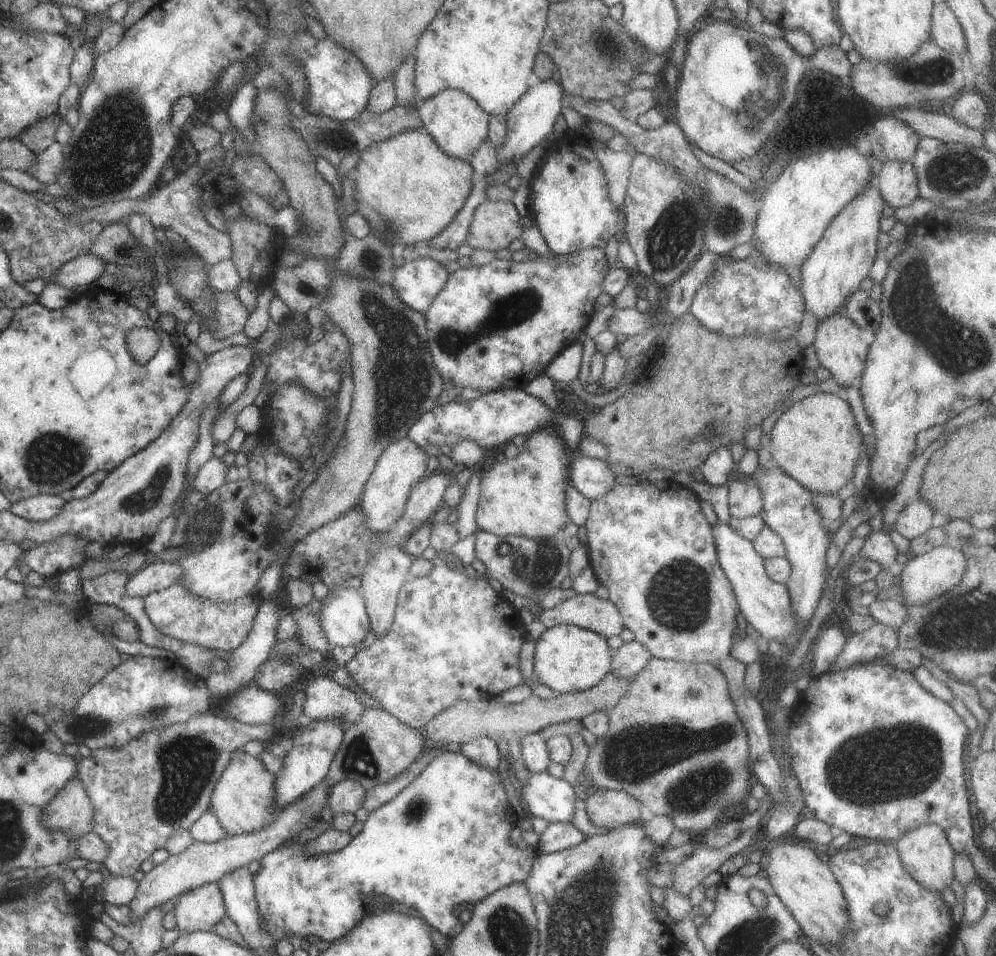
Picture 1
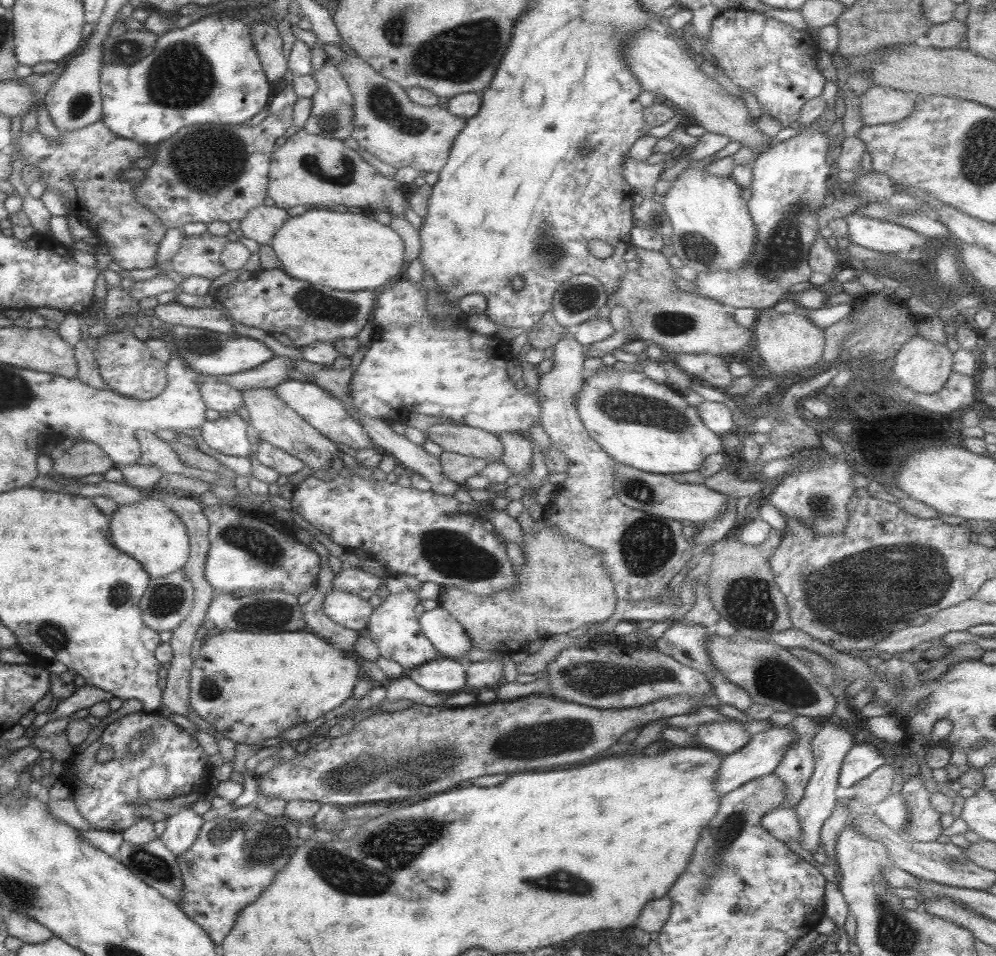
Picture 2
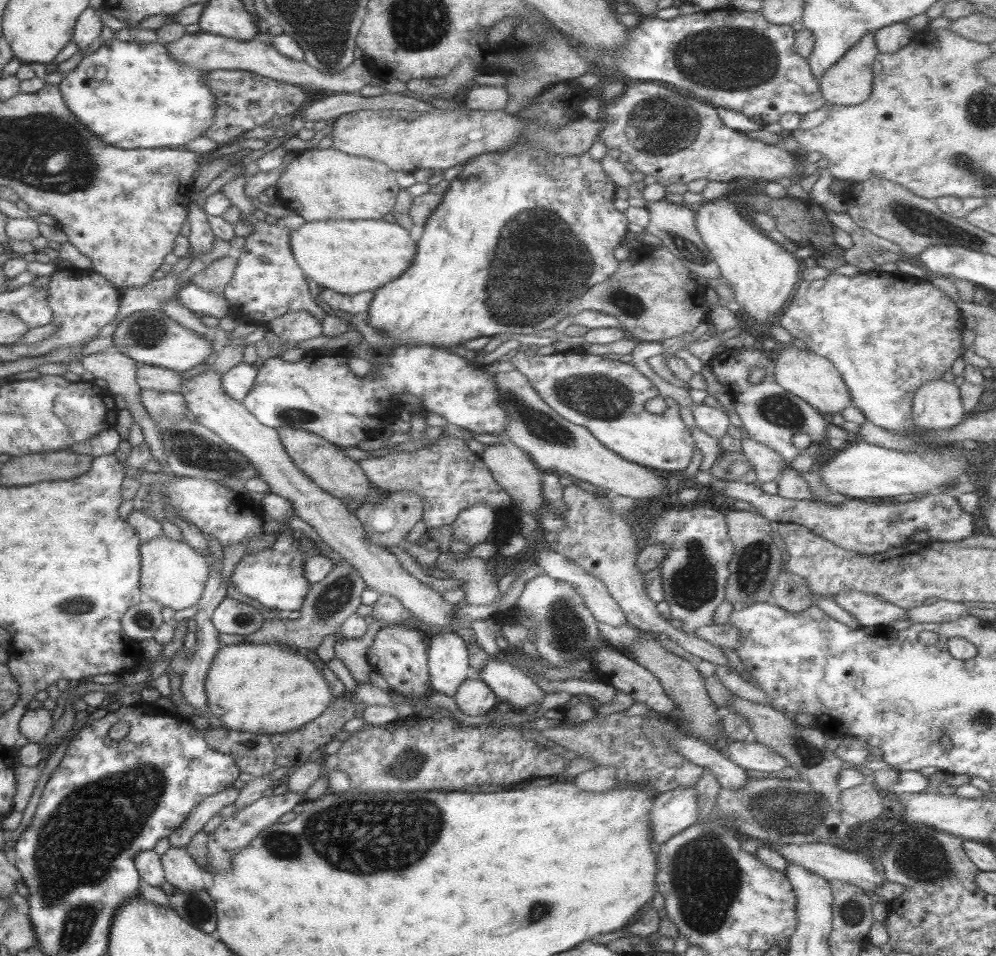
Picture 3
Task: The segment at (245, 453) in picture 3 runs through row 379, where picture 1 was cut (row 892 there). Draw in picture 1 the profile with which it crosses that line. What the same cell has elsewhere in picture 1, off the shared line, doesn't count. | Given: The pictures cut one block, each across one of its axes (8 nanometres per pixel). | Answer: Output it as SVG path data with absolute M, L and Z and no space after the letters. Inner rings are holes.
M214 882L190 890L190 892L185 892L184 895L182 894L178 898L172 914L174 915L169 919L171 919L171 922L176 922L175 929L180 934L183 934L194 931L212 931L214 926L227 915L227 910L222 891L219 889L217 883Z

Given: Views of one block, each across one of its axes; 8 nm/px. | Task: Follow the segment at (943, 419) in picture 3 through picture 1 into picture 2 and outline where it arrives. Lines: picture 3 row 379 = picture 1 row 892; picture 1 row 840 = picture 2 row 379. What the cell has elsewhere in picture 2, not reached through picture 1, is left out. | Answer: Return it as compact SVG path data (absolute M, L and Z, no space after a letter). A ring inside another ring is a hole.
M921 335L913 336L896 353L891 376L916 395L936 394L953 373L953 354L946 344L929 341Z

